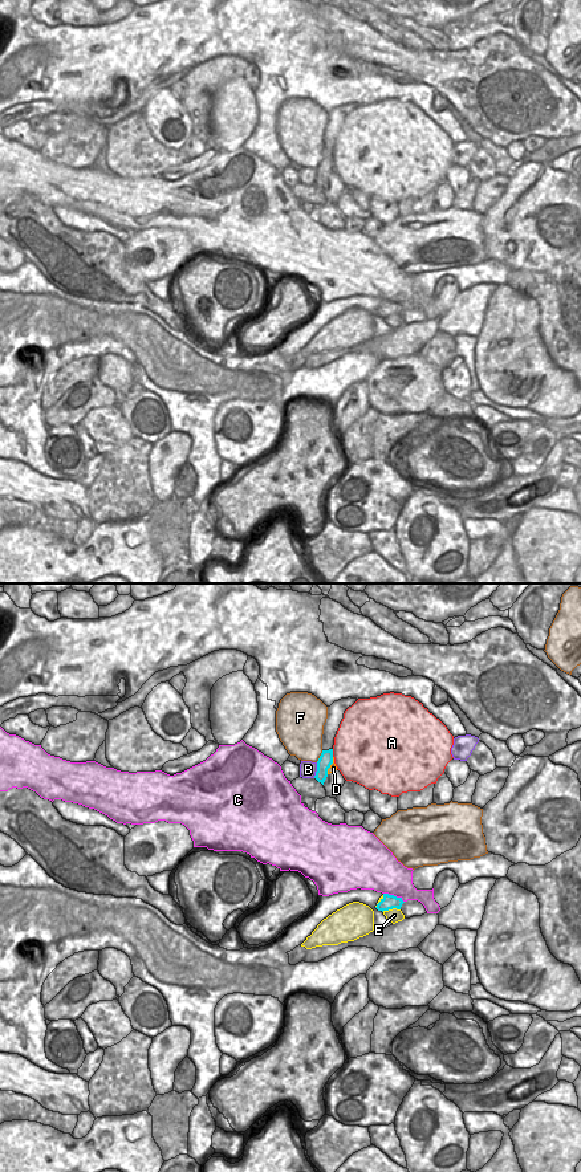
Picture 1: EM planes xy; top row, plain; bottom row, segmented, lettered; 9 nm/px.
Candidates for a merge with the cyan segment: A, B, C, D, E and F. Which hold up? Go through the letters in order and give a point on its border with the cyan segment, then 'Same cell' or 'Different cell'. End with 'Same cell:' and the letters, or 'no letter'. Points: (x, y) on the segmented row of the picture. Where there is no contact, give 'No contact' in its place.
A: Touches cyan at xy (332, 753). Different cell
B: Touches cyan at xy (317, 770). Different cell
C: Touches cyan at xy (393, 895). Different cell
D: Touches cyan at xy (329, 765). Same cell
E: Touches cyan at xy (390, 908). Different cell
F: Touches cyan at xy (320, 756). Different cell
Same cell: D

